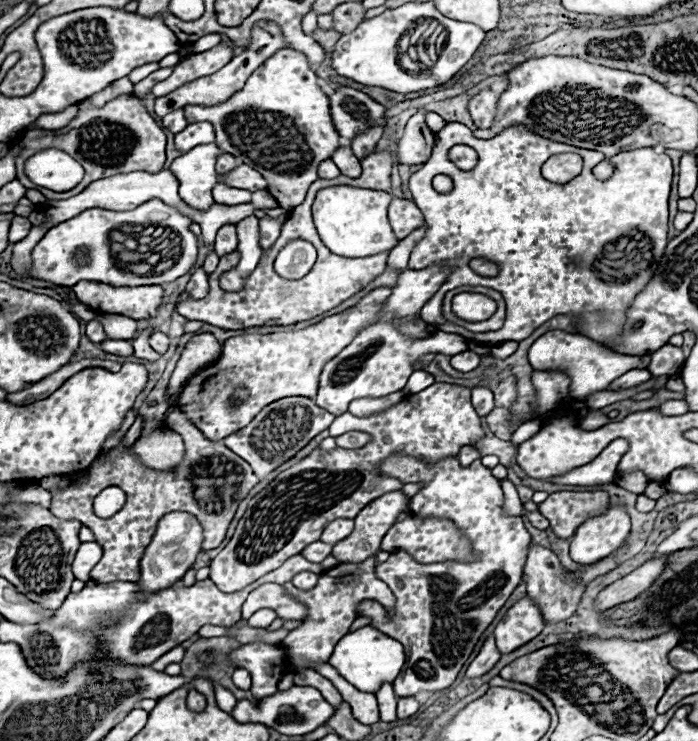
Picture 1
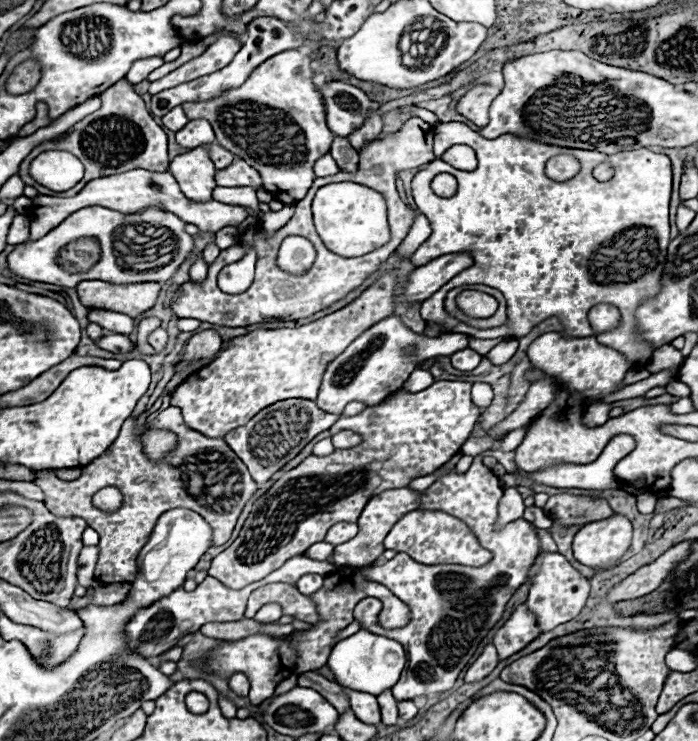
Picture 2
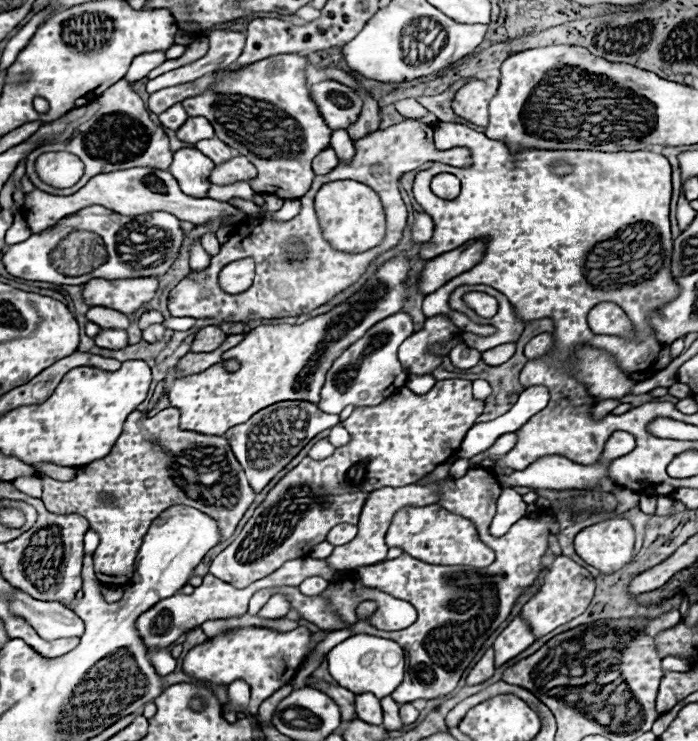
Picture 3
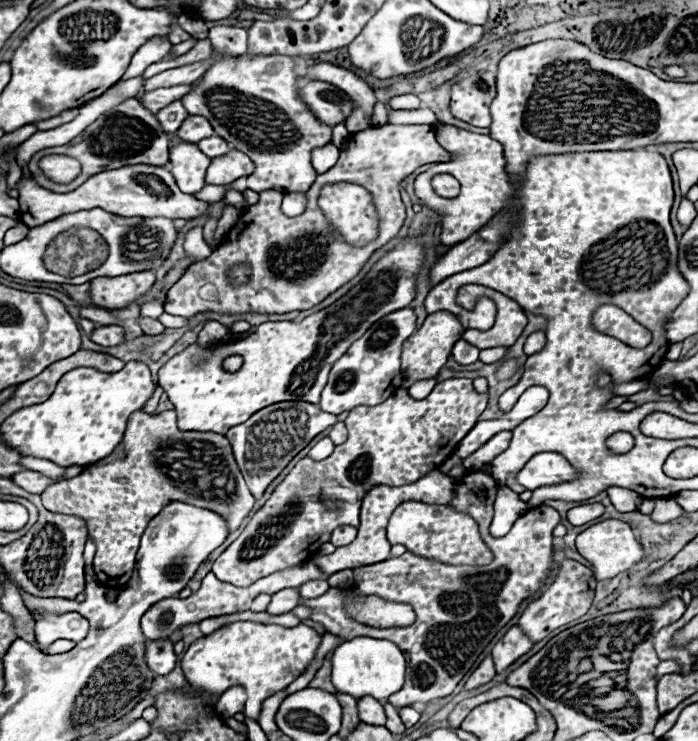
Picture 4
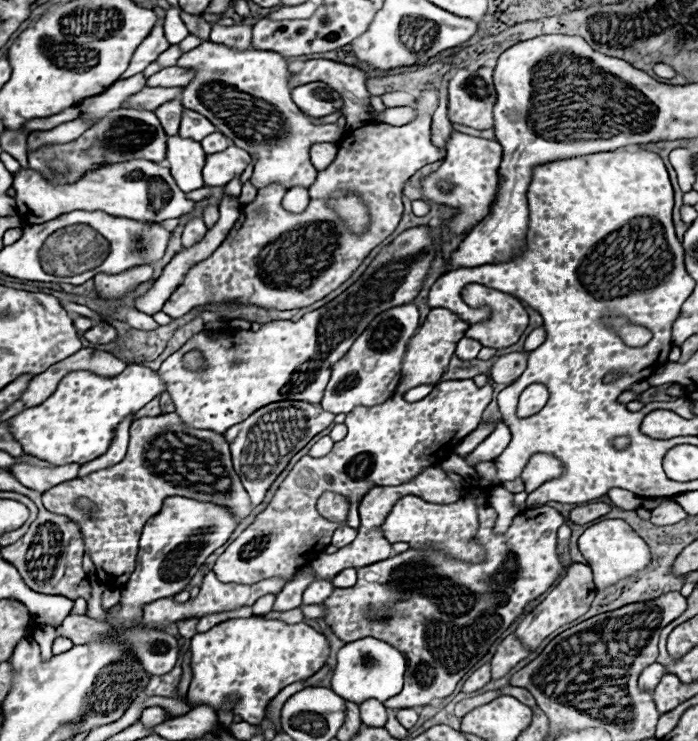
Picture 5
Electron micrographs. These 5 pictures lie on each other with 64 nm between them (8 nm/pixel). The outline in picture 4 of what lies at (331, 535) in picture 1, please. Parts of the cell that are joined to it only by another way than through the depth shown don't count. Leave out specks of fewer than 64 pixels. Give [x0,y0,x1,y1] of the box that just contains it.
[330,526,356,546]

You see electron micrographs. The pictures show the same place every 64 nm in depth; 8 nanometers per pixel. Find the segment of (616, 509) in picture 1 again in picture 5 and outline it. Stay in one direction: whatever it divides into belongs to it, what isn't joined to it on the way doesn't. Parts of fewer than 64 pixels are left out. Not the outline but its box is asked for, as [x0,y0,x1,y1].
[578,518,650,590]

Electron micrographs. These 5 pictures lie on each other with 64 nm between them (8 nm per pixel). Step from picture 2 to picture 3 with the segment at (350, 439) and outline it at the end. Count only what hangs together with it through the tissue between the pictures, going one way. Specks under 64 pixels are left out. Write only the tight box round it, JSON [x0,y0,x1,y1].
[328,424,350,448]

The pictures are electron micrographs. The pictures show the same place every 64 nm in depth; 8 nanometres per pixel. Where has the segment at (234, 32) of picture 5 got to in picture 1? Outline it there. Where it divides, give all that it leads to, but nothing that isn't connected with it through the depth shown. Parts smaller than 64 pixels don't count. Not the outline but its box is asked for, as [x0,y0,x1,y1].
[152,44,232,96]

